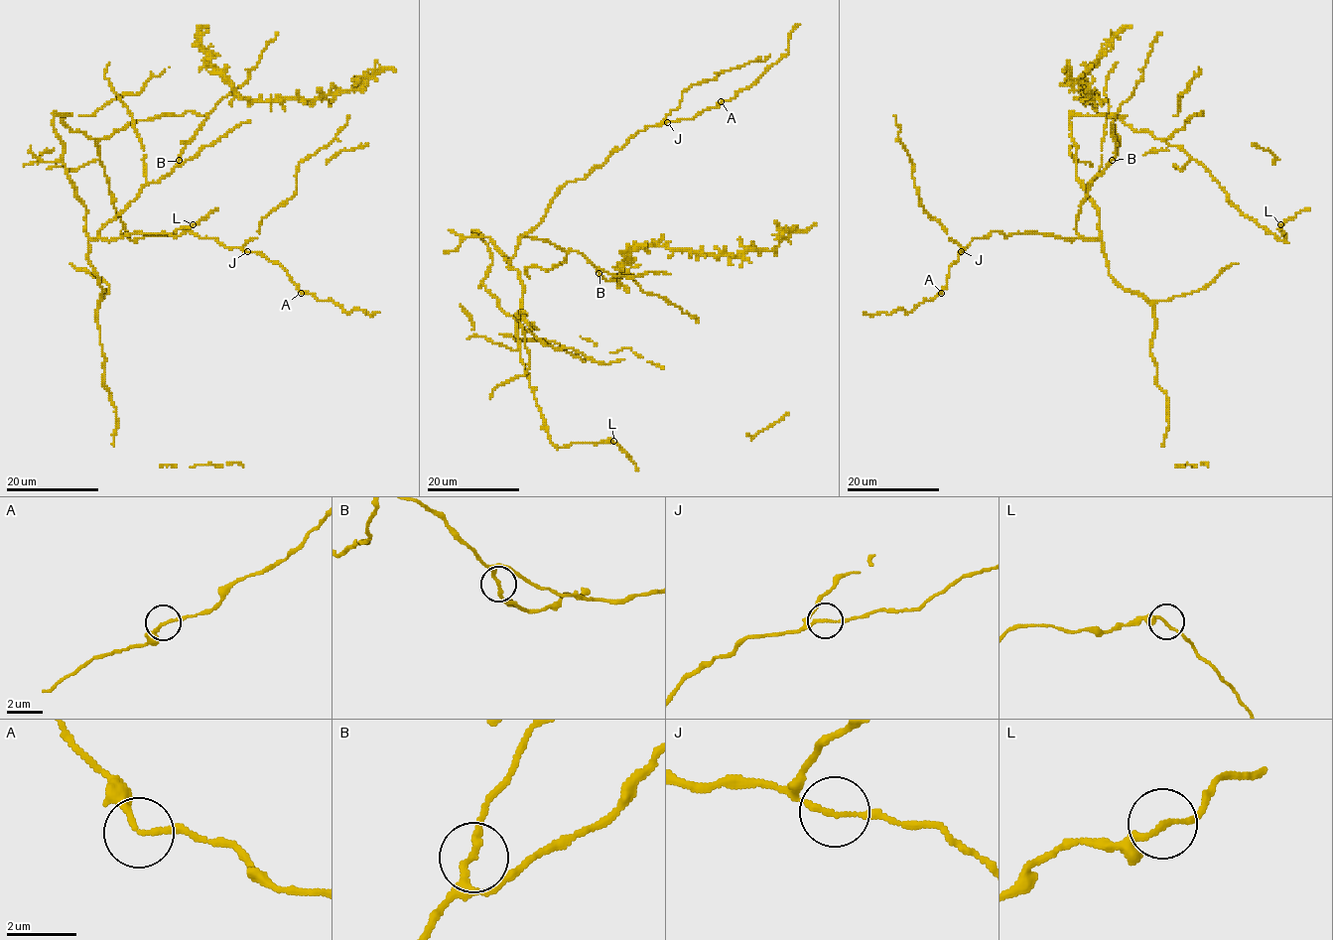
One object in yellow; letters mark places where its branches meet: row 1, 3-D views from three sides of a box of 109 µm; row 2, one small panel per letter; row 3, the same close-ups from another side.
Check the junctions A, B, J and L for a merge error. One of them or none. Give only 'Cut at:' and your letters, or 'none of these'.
Cut at: none of these

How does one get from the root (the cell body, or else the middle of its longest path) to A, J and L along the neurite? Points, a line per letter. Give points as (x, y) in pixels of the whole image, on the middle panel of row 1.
A: (474, 233), (487, 236), (508, 260), (566, 183), (583, 180), (648, 126), (693, 118), (721, 101)
J: (474, 233), (487, 236), (508, 260), (566, 183), (583, 180), (639, 131), (667, 122)
L: (474, 233), (491, 258), (482, 284), (516, 322), (519, 357), (551, 442), (568, 447), (613, 441)

